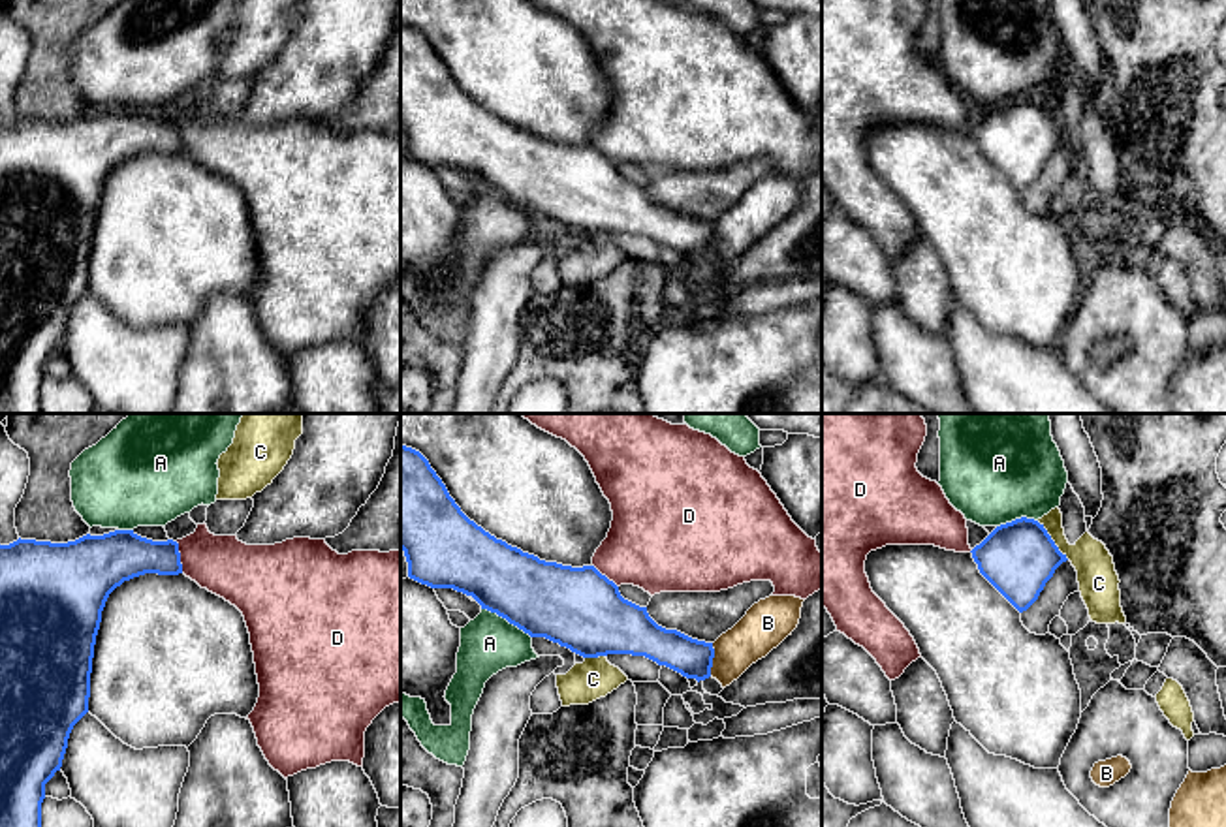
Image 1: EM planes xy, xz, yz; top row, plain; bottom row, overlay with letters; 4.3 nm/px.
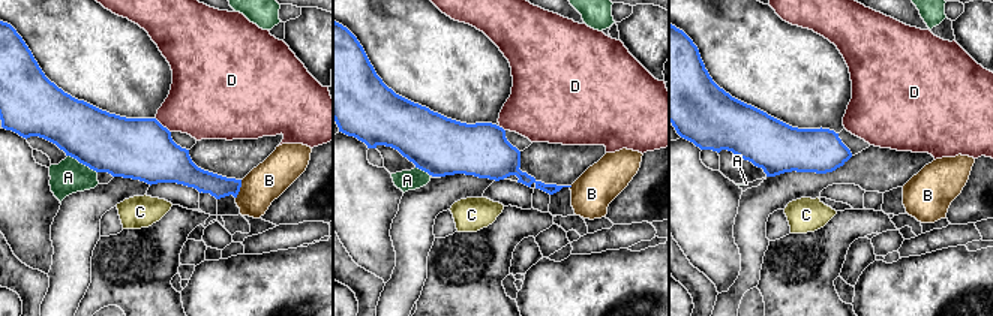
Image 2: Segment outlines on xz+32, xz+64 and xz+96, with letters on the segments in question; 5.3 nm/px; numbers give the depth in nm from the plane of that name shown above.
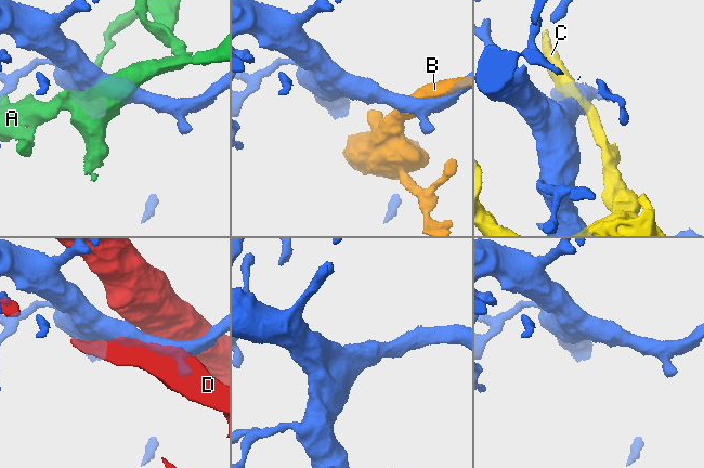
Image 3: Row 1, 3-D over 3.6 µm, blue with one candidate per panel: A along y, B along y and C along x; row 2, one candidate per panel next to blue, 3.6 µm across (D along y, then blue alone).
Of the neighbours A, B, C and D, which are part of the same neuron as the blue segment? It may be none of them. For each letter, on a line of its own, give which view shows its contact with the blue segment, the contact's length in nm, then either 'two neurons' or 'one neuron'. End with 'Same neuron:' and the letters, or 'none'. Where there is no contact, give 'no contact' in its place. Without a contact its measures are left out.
A: contact in xz; length 260 nm; two neurons
B: contact in xz; length 140 nm; two neurons
C: contact in yz; length 220 nm; two neurons
D: contact in xy; length 140 nm; two neurons
Same neuron: none

